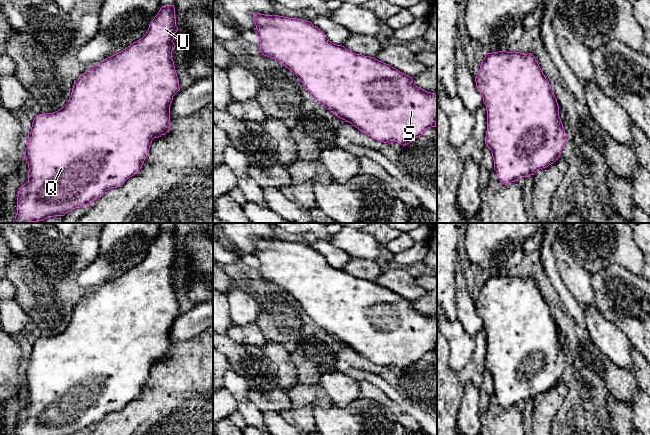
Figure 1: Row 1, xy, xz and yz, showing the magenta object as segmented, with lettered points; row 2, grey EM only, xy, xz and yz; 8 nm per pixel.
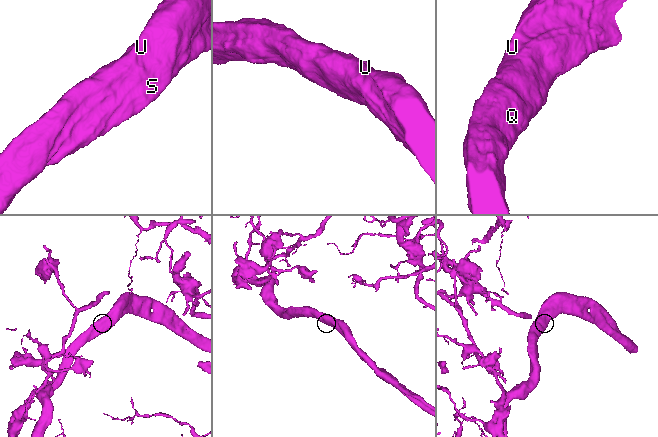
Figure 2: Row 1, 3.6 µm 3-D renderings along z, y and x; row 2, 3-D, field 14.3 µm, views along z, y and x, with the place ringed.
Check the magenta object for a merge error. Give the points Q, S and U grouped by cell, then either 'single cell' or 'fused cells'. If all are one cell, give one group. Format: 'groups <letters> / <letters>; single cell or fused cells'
groups Q S U; single cell

